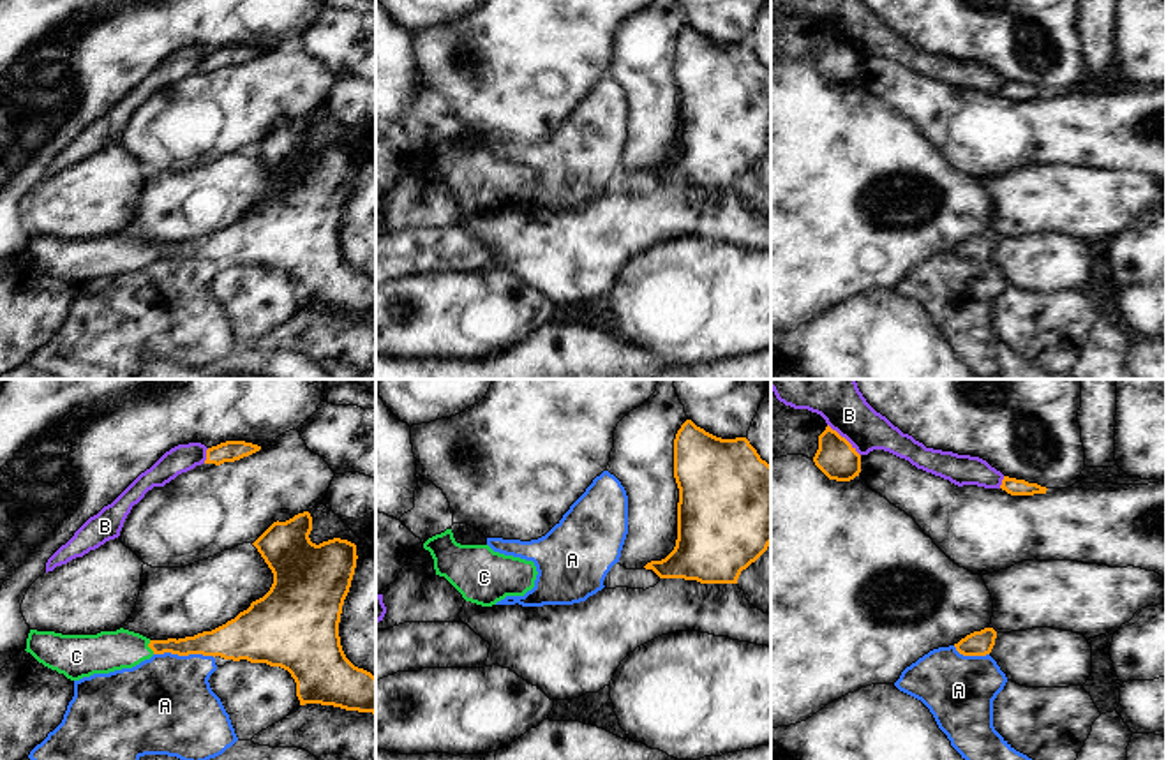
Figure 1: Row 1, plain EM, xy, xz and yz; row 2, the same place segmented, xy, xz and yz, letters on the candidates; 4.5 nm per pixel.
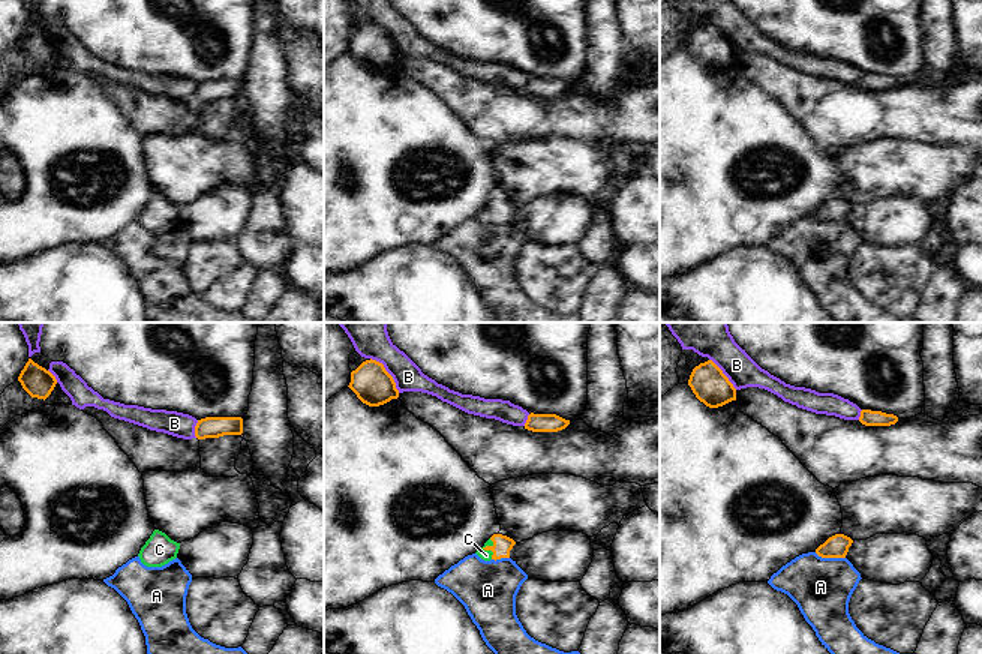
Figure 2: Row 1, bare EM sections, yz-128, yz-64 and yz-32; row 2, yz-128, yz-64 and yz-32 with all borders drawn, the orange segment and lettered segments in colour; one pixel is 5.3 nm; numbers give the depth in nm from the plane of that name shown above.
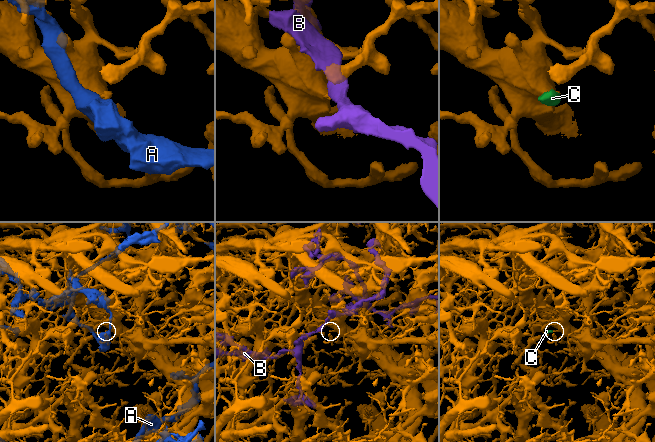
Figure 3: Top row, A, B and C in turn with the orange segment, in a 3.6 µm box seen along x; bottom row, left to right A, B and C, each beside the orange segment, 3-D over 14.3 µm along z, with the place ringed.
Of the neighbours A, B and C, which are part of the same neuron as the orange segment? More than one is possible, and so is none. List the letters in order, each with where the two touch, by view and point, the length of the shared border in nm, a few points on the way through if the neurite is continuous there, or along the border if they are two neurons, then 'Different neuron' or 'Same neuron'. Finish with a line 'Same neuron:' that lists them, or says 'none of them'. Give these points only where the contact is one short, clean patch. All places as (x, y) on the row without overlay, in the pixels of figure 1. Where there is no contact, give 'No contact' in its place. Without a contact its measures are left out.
A: Touches orange at xy (184, 260). Shared border 280 nm. Different neuron
B: Touches orange at yz (845, 44). Shared border 220 nm. Different neuron
C: Touches orange at xy (150, 253). Shared border 70 nm. Path across: xy (205, 247), (150, 253), (108, 256). Same neuron
Same neuron: C.

